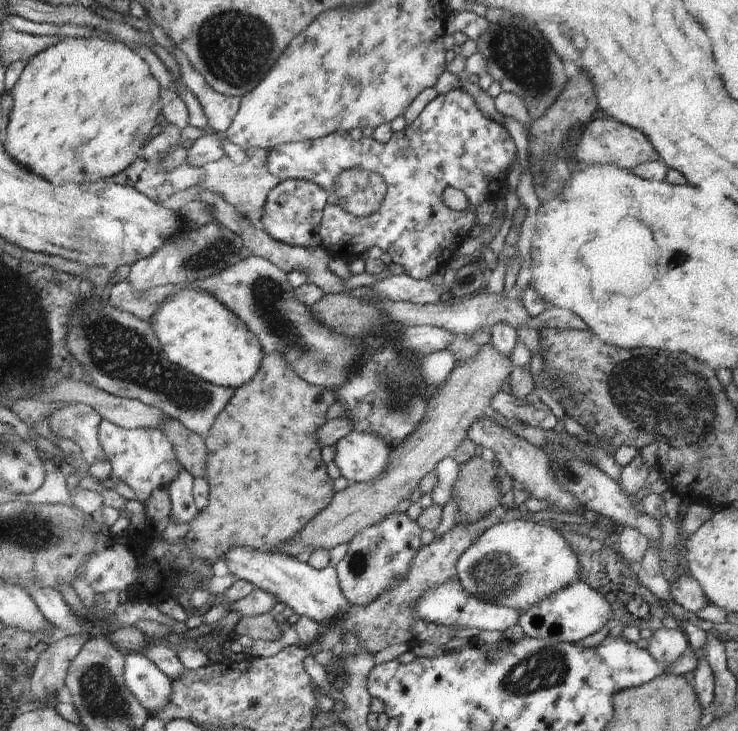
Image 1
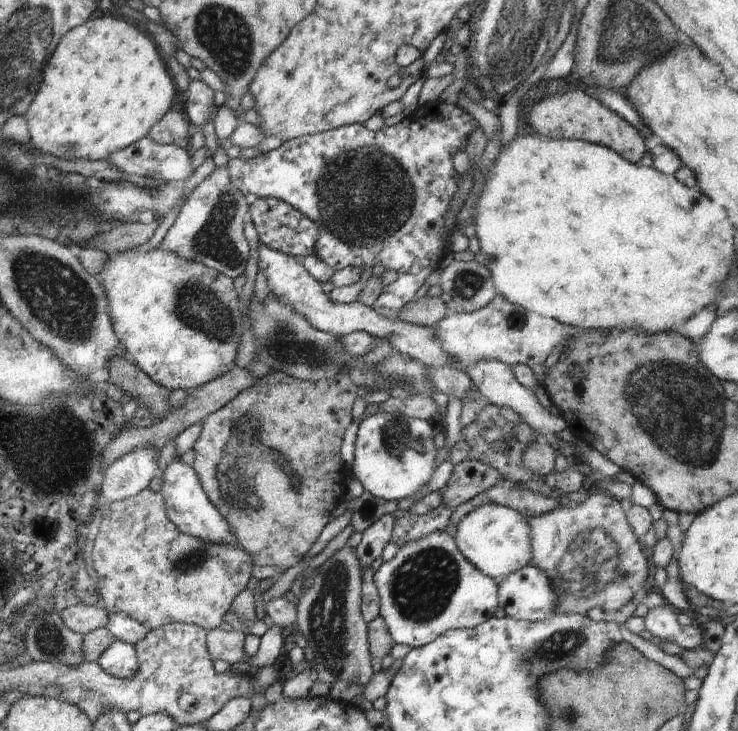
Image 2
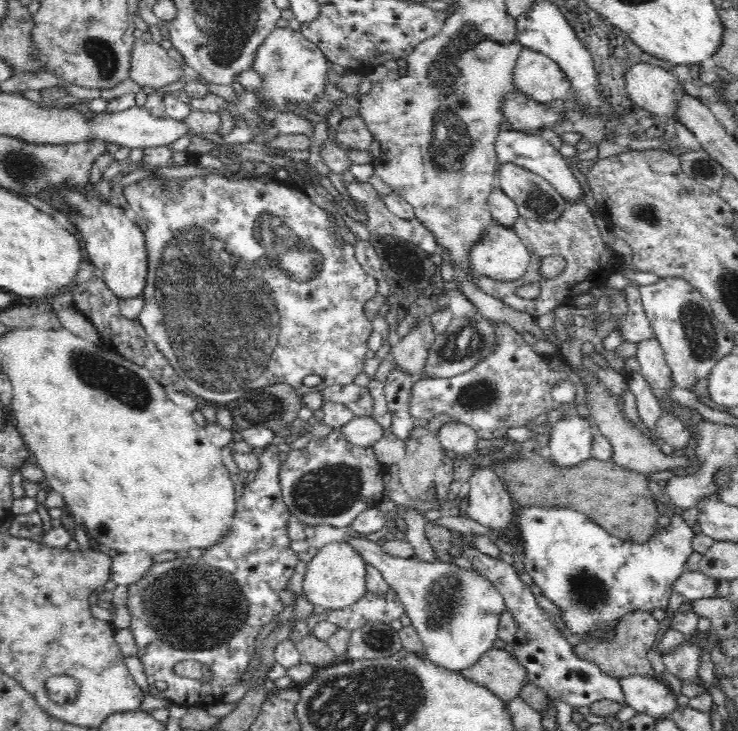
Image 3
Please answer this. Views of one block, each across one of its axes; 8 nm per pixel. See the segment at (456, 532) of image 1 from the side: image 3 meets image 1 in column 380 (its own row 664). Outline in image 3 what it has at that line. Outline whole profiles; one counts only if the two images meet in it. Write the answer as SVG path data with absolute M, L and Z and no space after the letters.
M648 611L632 612L624 616L624 620L618 624L614 641L594 642L591 640L590 642L586 642L583 640L578 645L573 646L573 651L578 658L596 664L602 670L602 673L613 678L622 679L631 675L652 677L664 683L673 692L669 682L663 676L658 676L654 672L646 656L655 643L659 625L658 620L654 619L652 613Z

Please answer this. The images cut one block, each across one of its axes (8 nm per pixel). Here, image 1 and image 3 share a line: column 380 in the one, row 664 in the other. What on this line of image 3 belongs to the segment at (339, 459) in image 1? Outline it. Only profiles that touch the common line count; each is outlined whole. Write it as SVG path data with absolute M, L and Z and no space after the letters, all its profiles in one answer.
M347 537L348 542L360 554L366 565L380 571L390 589L396 593L400 603L404 605L411 624L417 630L423 642L422 654L435 664L448 668L453 672L474 666L481 656L494 647L494 640L498 638L500 616L506 610L505 601L493 584L477 569L460 568L450 562L423 562L416 556L411 558L396 558L383 552L382 546L362 537Z

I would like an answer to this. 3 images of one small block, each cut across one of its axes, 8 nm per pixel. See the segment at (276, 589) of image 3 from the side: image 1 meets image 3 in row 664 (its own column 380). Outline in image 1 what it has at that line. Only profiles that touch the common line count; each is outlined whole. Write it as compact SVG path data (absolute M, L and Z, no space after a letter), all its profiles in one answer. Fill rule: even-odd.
M458 89L436 96L420 112L417 120L408 124L404 130L394 132L386 144L363 136L354 140L348 132L338 130L316 140L280 144L268 149L266 167L268 172L281 180L306 180L328 192L328 201L323 211L319 236L321 247L331 259L350 262L366 255L370 248L377 247L390 254L392 263L400 264L407 276L416 280L428 277L445 267L456 257L462 244L474 236L477 225L474 208L488 200L497 201L506 191L506 182L512 164L517 158L517 149L504 125L486 118L478 109L472 96L465 90ZM344 170L366 170L384 180L386 195L380 202L380 208L369 216L354 216L342 208L342 202L334 194L336 180ZM448 187L464 193L470 203L469 208L461 211L452 210L444 204L443 194Z

